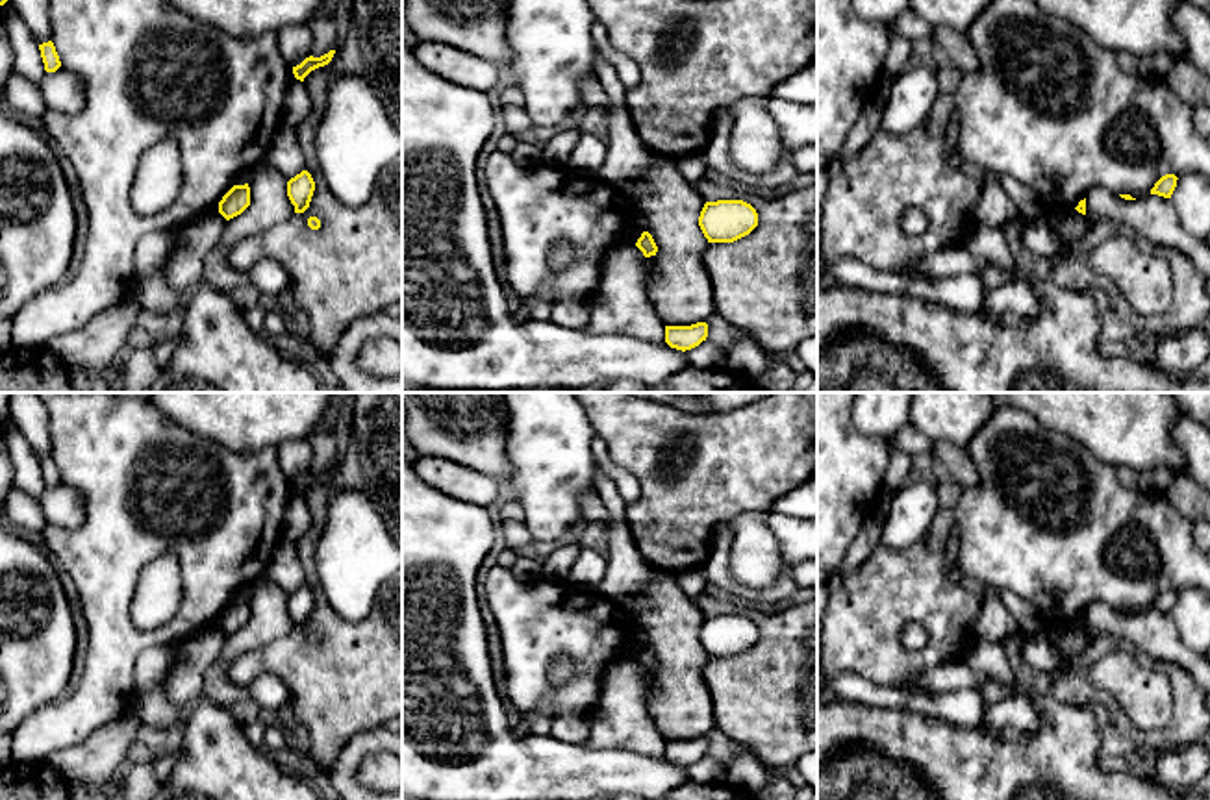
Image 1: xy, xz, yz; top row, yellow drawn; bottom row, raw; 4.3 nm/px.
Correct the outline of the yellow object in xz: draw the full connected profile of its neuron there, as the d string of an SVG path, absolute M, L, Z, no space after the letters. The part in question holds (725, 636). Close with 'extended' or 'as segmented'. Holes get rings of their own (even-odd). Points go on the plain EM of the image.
M743 615L706 617L699 641L708 657L734 657L758 641L758 628Z | as segmented

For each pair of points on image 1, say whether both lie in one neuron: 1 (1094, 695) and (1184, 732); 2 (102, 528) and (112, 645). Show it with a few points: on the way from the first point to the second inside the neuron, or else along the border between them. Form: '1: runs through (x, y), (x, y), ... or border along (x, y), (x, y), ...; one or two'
1: runs through (1116, 713), (1138, 737), (1160, 737); one
2: runs through (106, 558), (108, 615); one

